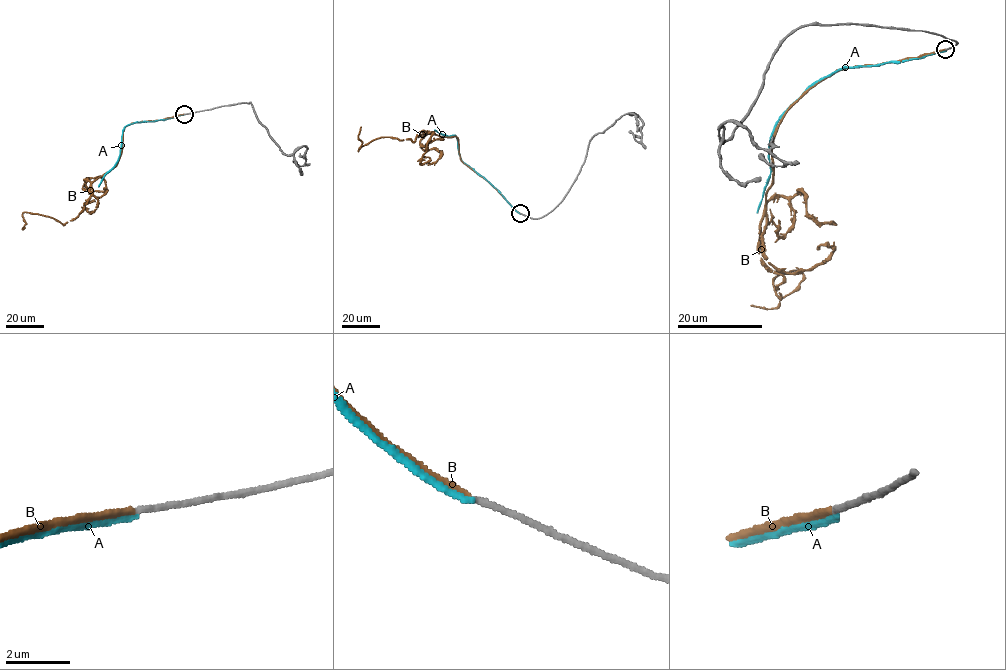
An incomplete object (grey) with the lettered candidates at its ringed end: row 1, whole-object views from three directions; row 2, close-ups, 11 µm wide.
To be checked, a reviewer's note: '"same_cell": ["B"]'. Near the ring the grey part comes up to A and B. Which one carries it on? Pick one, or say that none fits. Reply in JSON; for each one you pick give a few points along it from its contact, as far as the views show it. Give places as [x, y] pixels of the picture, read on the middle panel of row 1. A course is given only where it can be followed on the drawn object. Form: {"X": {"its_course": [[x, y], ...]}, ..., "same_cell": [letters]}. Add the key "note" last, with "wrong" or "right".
{"B": {"its_course": [[521, 213], [463, 162], [456, 136], [423, 131], [413, 142], [380, 137], [358, 150], [361, 127]]}, "same_cell": ["B"], "note": "right"}

